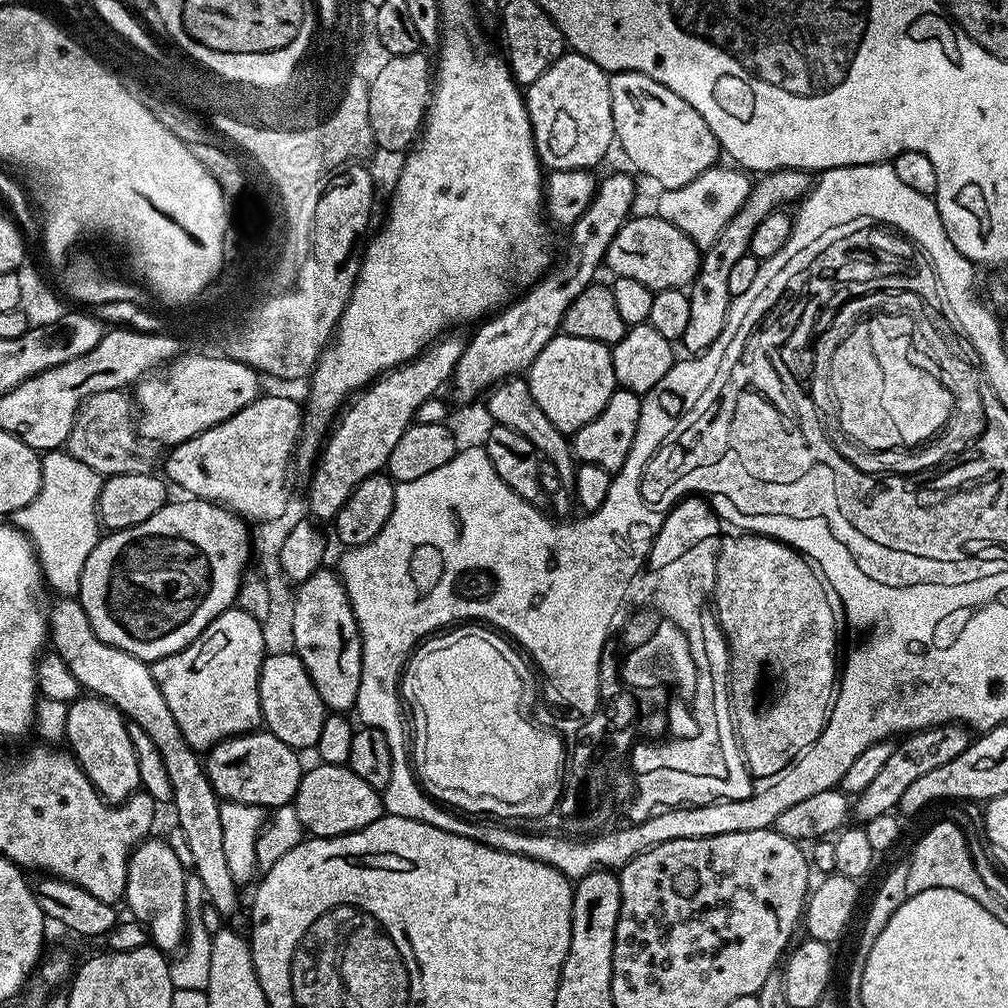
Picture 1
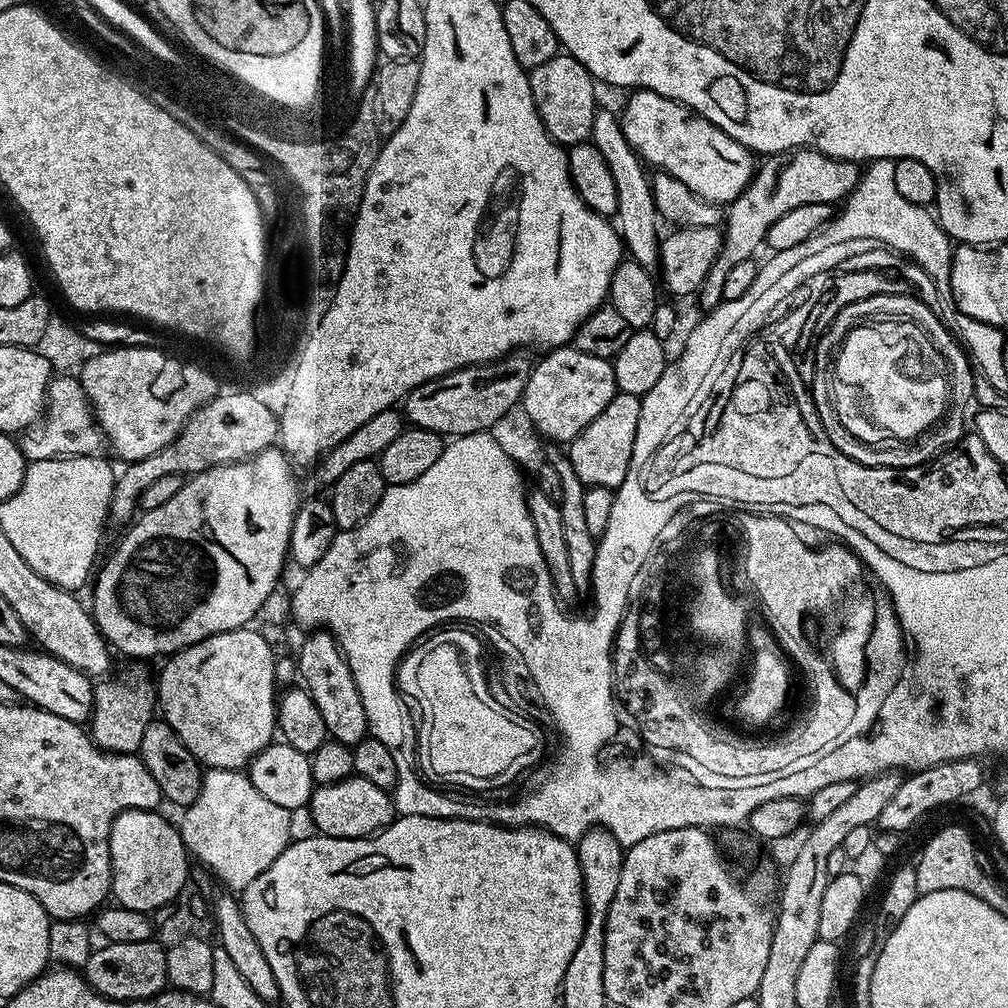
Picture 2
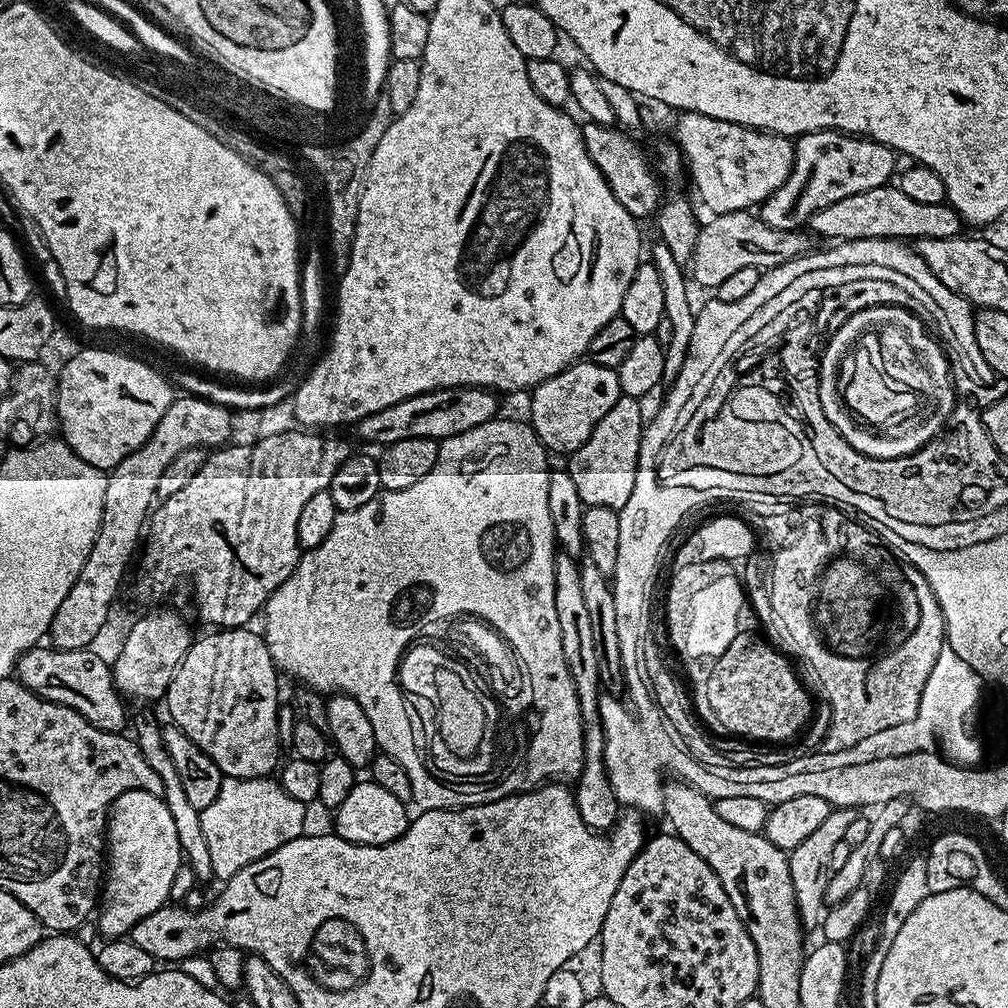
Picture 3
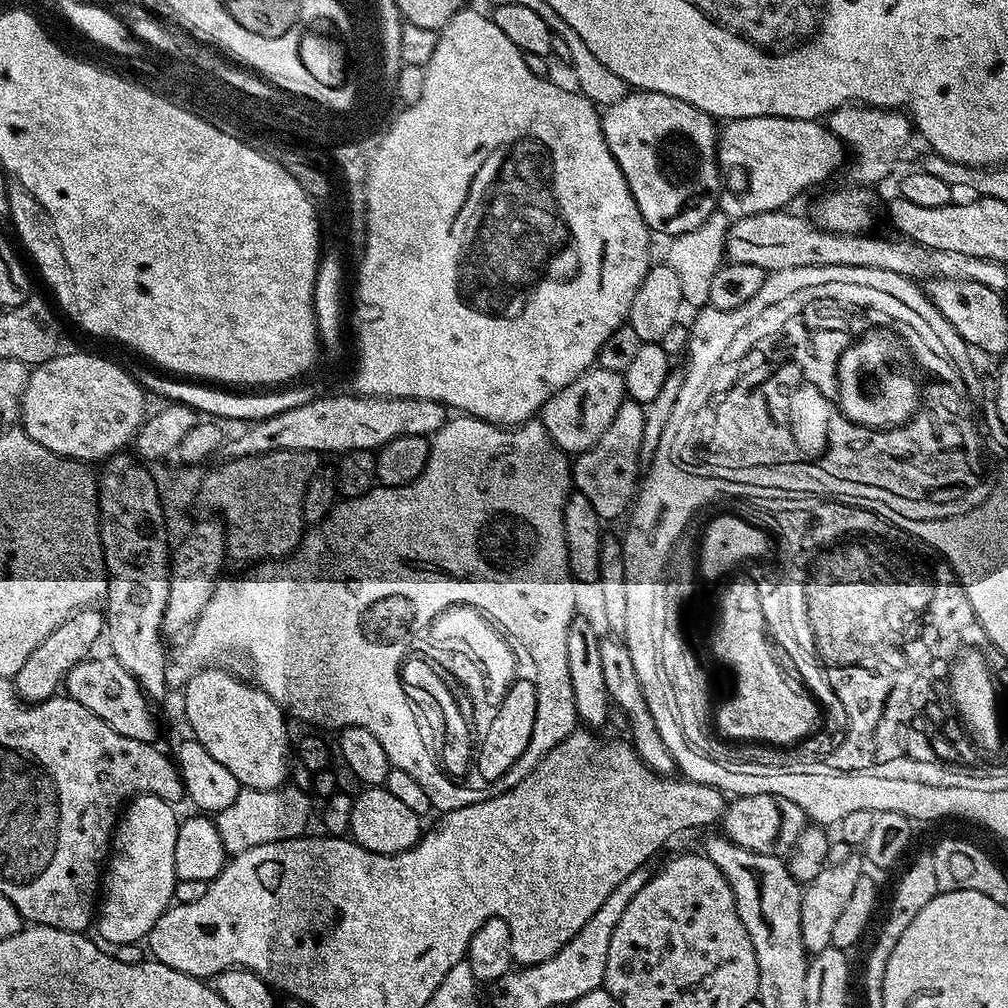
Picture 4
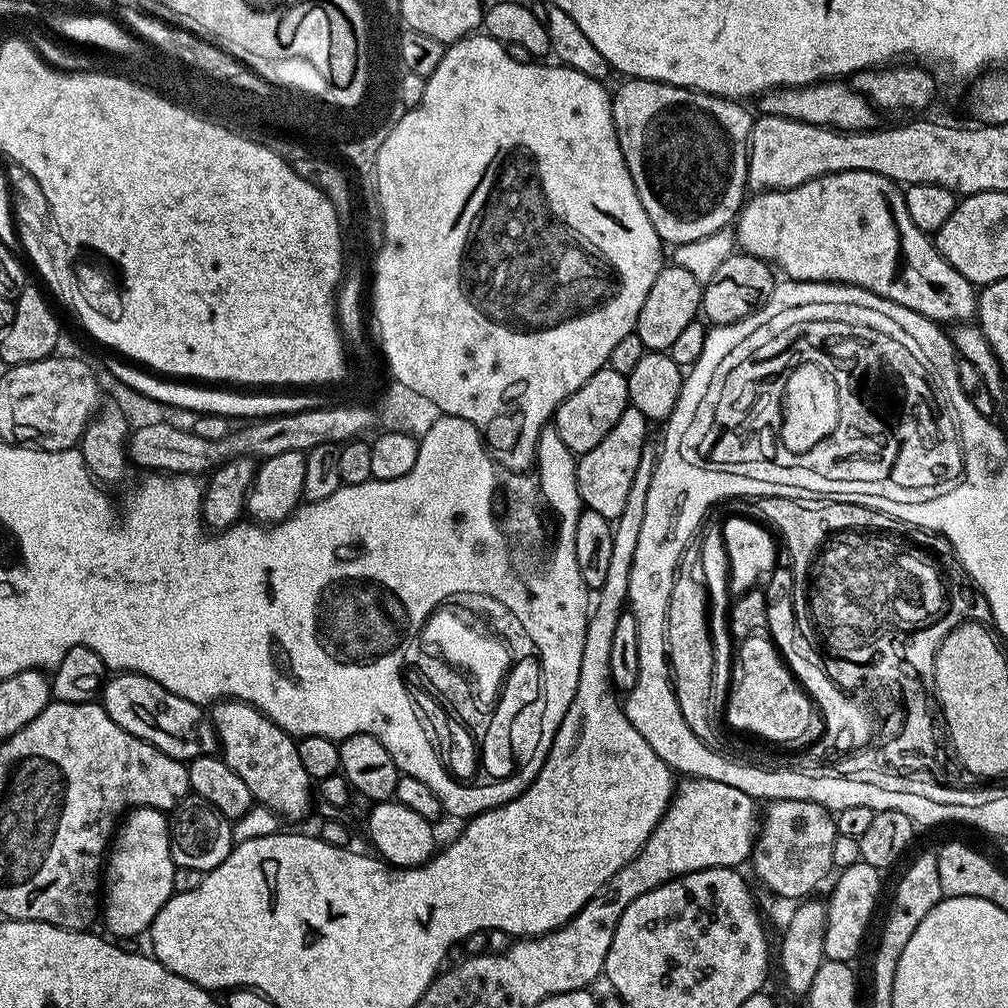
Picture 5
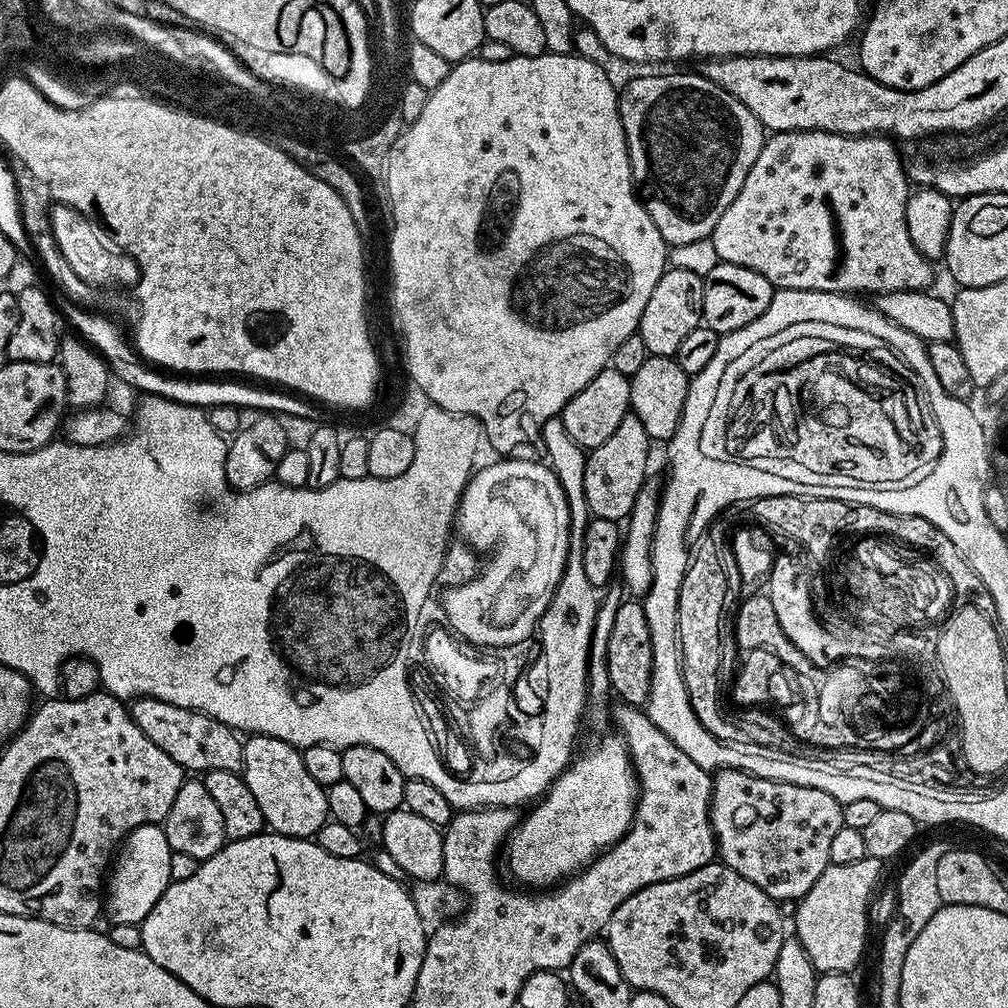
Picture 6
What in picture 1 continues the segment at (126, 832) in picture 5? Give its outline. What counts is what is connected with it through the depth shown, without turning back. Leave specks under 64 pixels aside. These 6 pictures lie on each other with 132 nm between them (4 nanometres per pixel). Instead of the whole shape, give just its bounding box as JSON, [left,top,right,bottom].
[124,838,186,954]

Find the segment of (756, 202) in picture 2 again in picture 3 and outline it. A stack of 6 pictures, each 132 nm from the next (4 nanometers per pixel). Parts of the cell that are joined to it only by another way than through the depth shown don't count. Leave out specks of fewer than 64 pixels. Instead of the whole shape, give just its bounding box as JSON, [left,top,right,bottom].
[759,128,897,232]

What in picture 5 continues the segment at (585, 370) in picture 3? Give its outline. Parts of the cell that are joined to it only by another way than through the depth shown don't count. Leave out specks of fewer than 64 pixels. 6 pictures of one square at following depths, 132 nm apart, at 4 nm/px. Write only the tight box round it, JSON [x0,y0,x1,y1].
[554,366,629,454]

